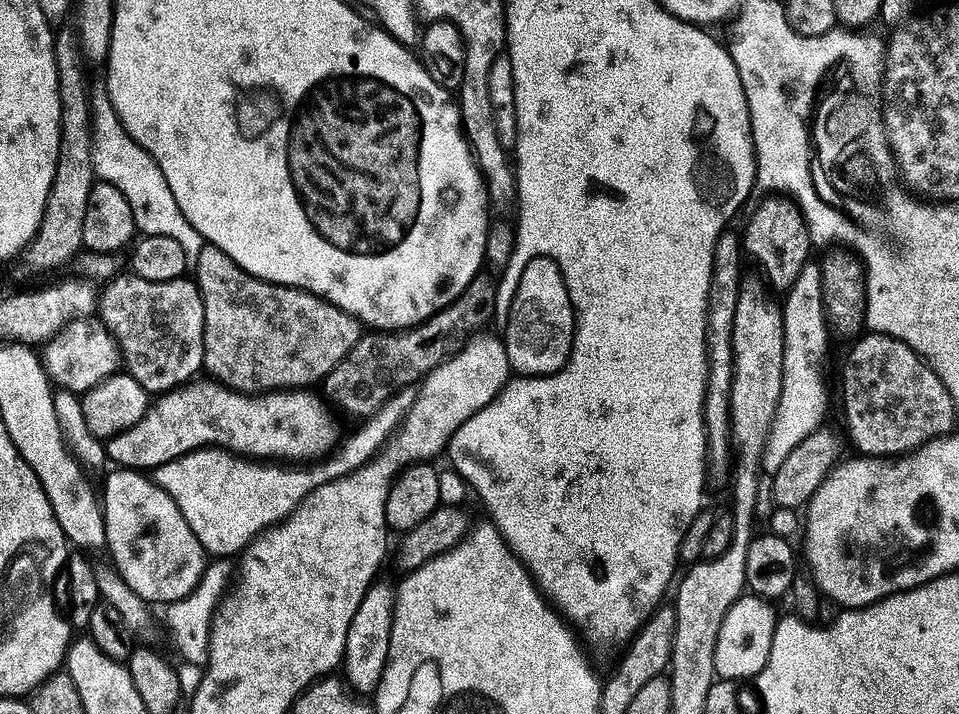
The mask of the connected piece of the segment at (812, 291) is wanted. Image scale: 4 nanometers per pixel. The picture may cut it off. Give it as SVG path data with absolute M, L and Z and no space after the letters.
M810 262L802 270L798 282L786 294L783 301L782 311L784 313L784 354L786 367L784 370L784 385L782 386L782 398L776 411L772 433L767 440L766 450L763 454L761 471L768 476L775 475L782 468L783 463L794 450L798 448L817 429L825 425L828 412L828 380L824 377L824 367L828 364L828 336L830 337L830 325L826 319L824 310L824 287L820 274L820 264Z

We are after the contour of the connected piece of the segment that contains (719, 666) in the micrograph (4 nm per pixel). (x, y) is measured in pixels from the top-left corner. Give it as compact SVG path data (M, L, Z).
M751 594L741 596L740 601L726 614L719 631L719 648L715 652L716 675L722 680L755 681L766 670L770 650L774 642L778 615L769 601Z

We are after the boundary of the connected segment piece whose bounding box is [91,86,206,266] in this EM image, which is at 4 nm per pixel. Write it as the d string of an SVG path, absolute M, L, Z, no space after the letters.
M107 87L91 93L94 108L92 122L92 157L97 177L110 186L118 186L122 194L126 194L126 202L130 202L130 210L134 210L137 233L158 238L174 238L186 252L189 265L196 265L198 254L206 247L206 242L190 222L186 222L186 214L178 206L178 201L166 183L166 174L158 170L158 162L134 142L134 138L122 126L118 114L108 98Z

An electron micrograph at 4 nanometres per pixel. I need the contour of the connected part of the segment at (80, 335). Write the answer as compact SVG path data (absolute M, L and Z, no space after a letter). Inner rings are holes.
M99 319L73 320L43 345L42 359L48 378L57 389L83 394L117 375L122 368L120 348Z

